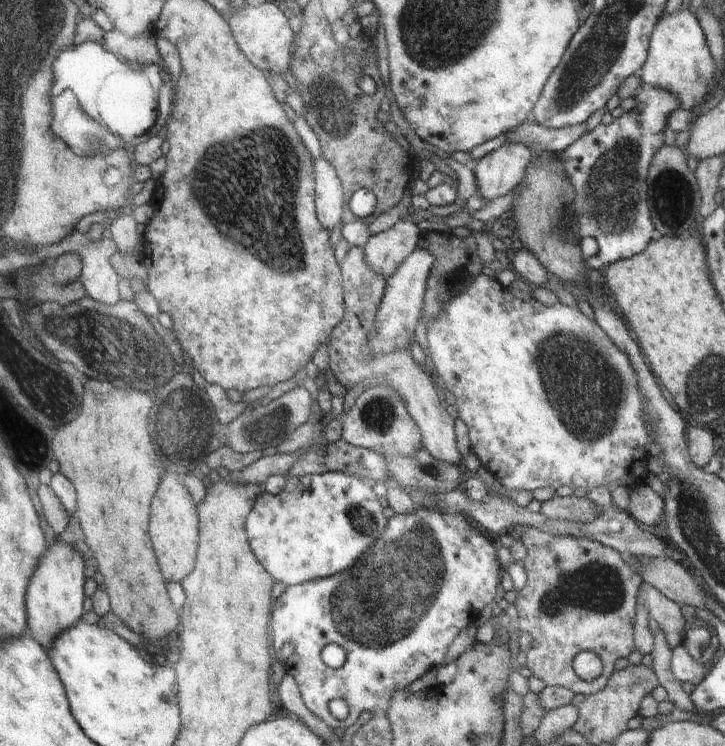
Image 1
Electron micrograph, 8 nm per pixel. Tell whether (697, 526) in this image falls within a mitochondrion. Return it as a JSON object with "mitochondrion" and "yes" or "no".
{"mitochondrion":"yes"}

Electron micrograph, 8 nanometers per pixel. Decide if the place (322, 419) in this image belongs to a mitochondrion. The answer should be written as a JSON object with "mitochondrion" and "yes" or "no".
{"mitochondrion":"no"}

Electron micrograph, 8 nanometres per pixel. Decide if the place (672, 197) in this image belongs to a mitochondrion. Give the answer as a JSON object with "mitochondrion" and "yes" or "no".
{"mitochondrion":"yes"}

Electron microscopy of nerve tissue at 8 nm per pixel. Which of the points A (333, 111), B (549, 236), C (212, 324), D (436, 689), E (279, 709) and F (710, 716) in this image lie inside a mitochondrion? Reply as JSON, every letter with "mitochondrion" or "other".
{"A":"mitochondrion","B":"mitochondrion","C":"other","D":"other","E":"other","F":"other"}

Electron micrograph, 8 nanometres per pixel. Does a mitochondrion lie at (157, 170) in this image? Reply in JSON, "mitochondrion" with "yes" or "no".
{"mitochondrion":"no"}

